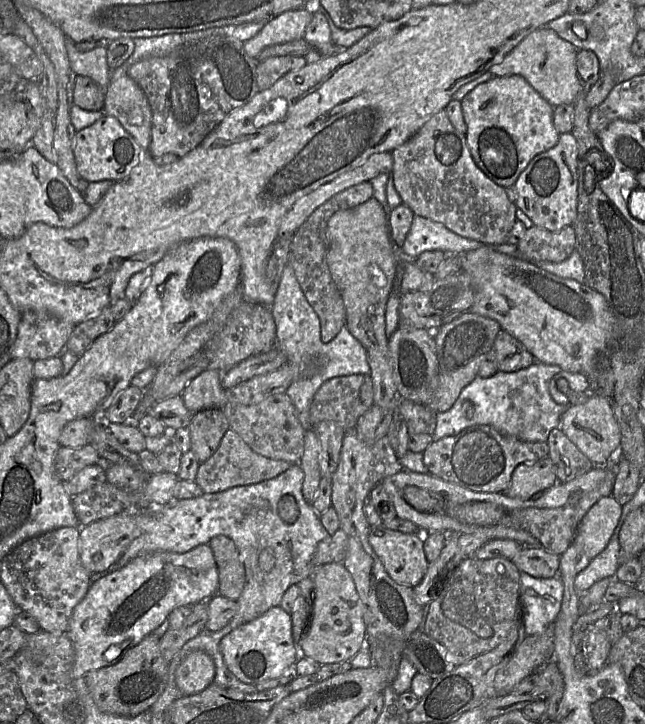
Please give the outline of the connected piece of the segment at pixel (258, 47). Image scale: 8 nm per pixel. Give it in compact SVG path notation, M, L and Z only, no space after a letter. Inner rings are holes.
M303 7L285 11L271 18L254 37L244 42L244 50L256 58L268 46L304 39L311 19L312 13Z

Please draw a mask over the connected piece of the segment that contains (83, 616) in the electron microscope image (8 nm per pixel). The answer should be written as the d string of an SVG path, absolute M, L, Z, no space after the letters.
M200 544L185 553L159 551L132 559L124 567L92 581L83 599L75 606L69 621L68 634L74 645L74 680L87 672L117 663L123 654L162 625L176 607L208 601L218 594L219 573L209 544Z

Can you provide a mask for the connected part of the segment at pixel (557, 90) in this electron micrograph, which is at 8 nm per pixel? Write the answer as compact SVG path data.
M541 27L523 38L500 63L493 65L489 72L496 77L522 76L553 107L574 104L583 87L577 73L577 52L575 46L560 38L554 30Z

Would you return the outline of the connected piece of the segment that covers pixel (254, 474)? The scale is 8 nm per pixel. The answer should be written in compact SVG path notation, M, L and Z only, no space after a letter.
M228 429L219 447L205 462L200 463L195 482L204 493L216 493L241 485L272 479L286 471L293 463L266 458L254 452L232 429Z

